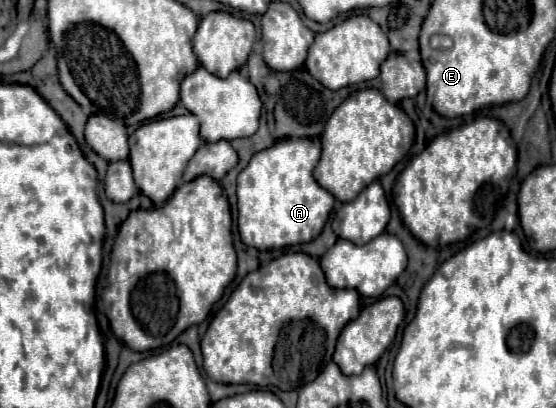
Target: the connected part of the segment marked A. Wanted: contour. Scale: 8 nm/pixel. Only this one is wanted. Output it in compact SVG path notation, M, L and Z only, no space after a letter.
M280 139L280 141L274 143L272 147L256 153L256 155L252 157L252 161L248 163L248 167L238 175L238 189L236 189L236 193L238 193L238 231L240 231L240 237L242 237L242 241L244 241L246 245L256 247L258 251L272 251L272 249L282 249L282 247L288 247L288 245L308 243L308 241L316 239L316 237L322 233L322 229L324 229L324 225L326 225L326 221L328 221L328 217L330 217L330 211L332 211L332 207L334 207L334 197L332 197L326 189L322 189L322 187L314 181L314 177L312 177L312 171L314 171L314 167L316 167L318 159L320 159L320 141L318 141L318 139Z

